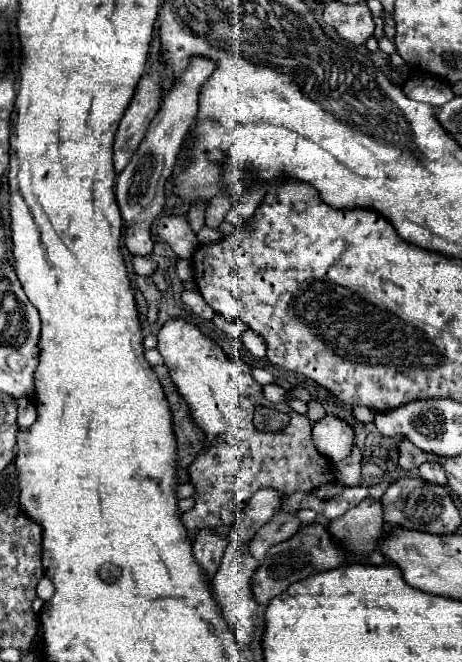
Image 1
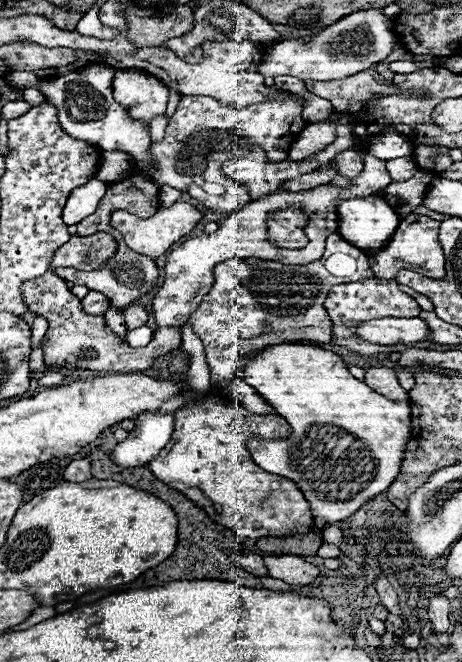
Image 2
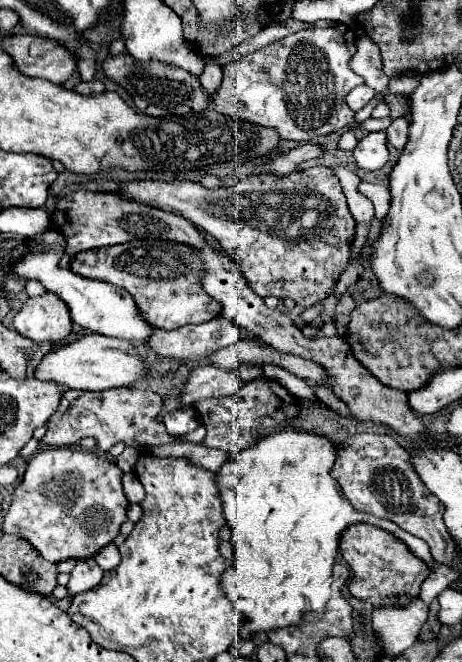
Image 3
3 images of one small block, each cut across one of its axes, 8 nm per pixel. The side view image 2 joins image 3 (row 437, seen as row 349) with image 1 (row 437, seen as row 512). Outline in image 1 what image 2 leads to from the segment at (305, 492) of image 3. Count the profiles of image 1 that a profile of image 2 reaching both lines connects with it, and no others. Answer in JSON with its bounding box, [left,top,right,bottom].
[312,416,354,464]

